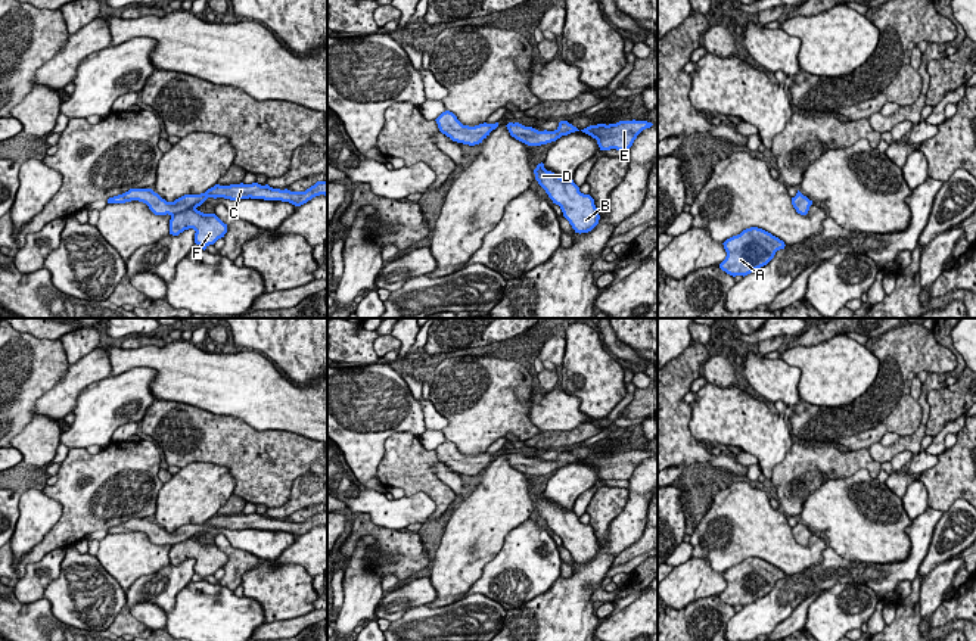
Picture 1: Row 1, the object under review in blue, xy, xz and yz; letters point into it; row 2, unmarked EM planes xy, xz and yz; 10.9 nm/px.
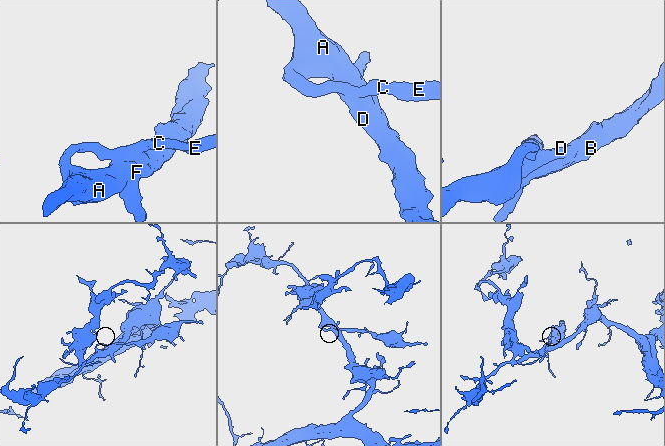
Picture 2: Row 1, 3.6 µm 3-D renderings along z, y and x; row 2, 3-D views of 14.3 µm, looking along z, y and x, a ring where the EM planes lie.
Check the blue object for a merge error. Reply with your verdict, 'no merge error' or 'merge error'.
no merge error

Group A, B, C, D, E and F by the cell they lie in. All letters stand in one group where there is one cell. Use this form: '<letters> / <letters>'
A B C D E F

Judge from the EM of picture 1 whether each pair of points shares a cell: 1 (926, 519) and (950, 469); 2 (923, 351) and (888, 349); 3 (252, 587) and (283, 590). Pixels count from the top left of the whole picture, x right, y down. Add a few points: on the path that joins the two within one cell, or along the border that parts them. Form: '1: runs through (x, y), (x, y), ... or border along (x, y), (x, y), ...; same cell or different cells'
1: border along (929, 506), (942, 512); different cells
2: runs through (914, 349), (897, 349); same cell
3: runs through (260, 587), (276, 588); same cell

